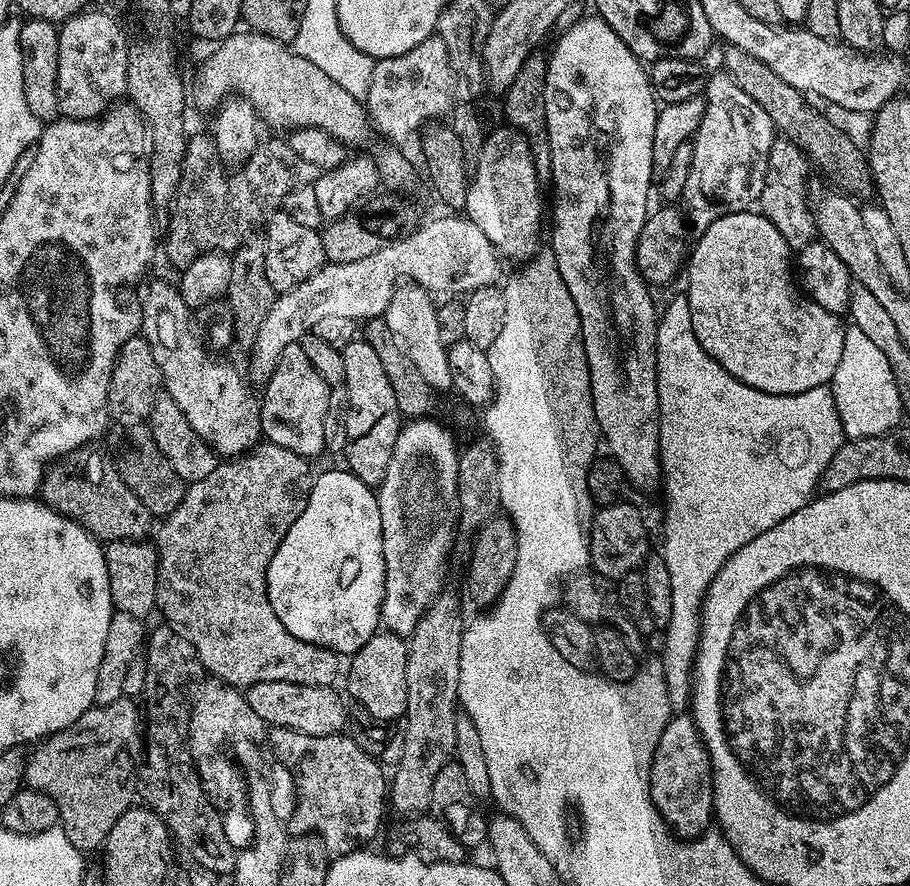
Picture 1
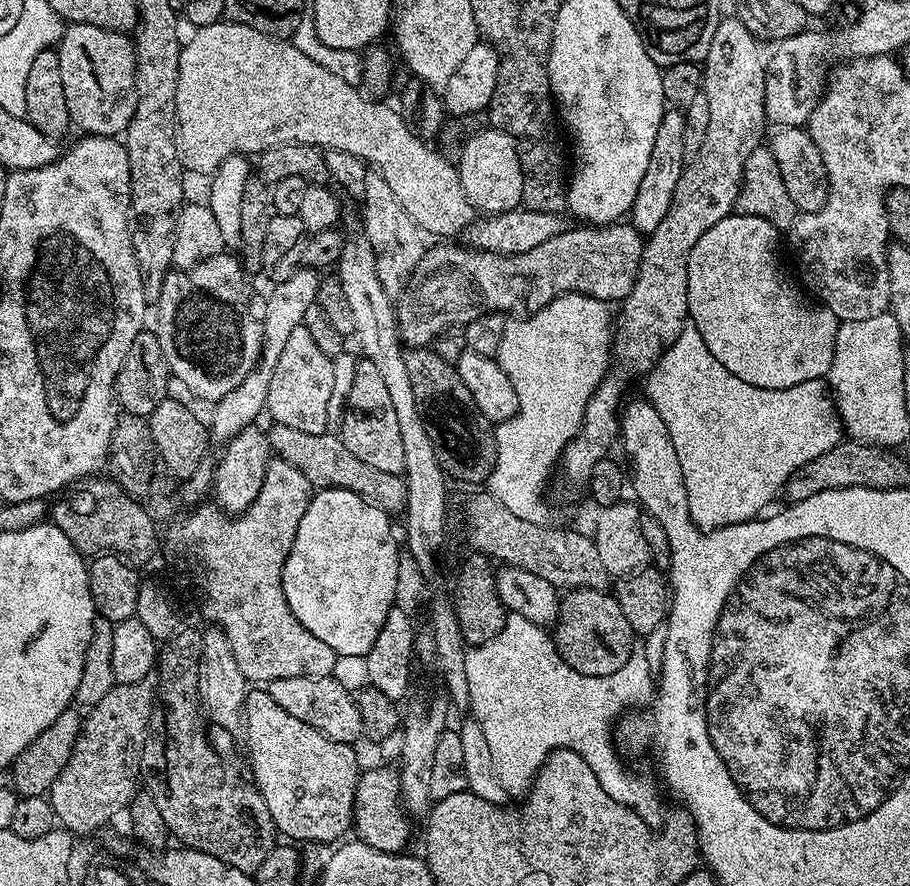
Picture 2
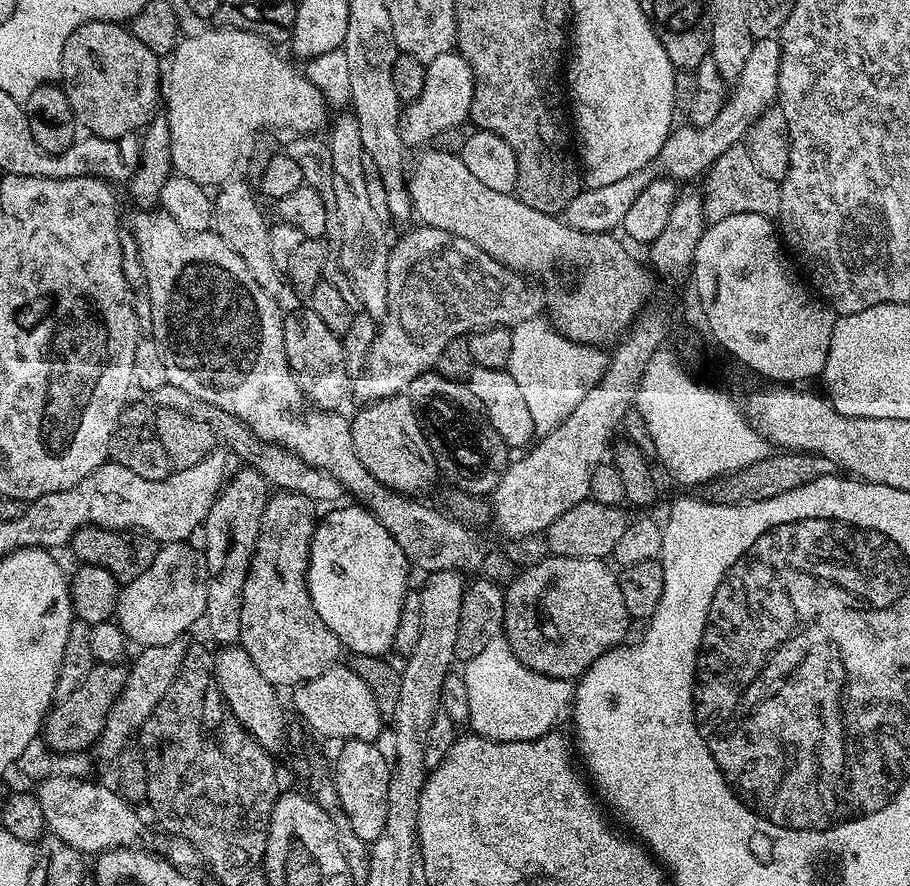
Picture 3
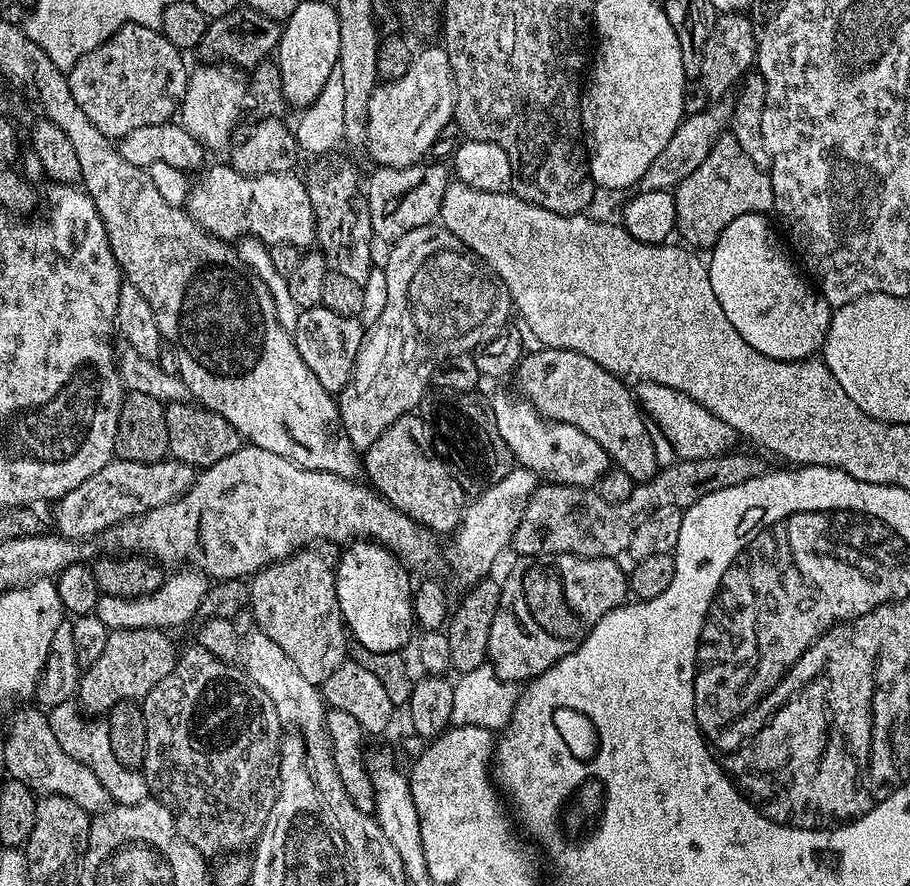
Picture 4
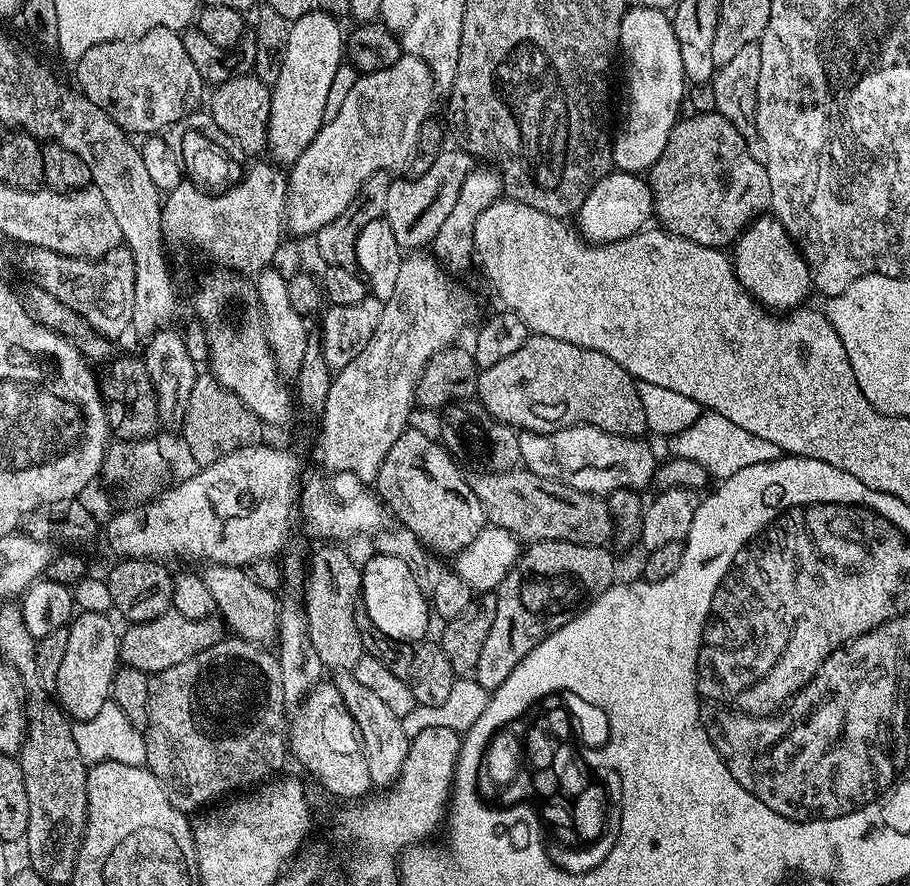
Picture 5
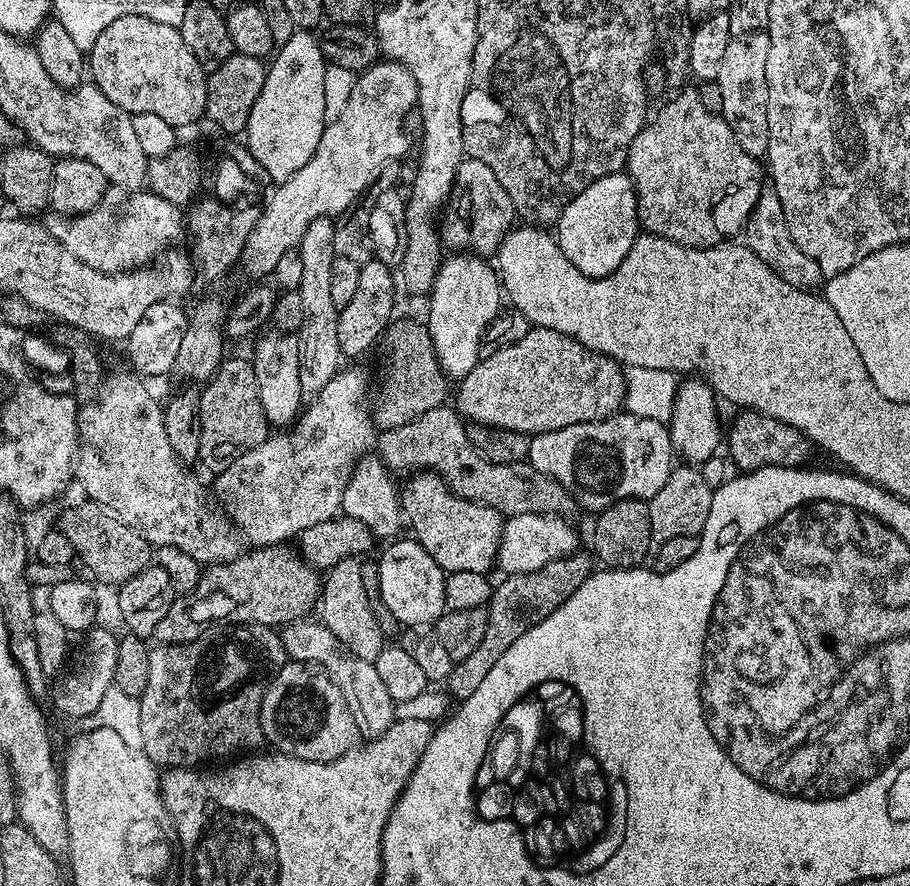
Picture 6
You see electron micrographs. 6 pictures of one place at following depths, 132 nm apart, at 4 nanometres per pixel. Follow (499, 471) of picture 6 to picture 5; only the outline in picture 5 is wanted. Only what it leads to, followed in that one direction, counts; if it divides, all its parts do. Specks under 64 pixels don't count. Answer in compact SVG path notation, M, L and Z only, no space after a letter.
M517 466L511 472L476 470L470 483L474 494L482 502L489 525L511 532L524 542L537 540L561 540L582 546L607 545L613 539L612 515L607 499L591 492L574 490L557 480L542 478Z

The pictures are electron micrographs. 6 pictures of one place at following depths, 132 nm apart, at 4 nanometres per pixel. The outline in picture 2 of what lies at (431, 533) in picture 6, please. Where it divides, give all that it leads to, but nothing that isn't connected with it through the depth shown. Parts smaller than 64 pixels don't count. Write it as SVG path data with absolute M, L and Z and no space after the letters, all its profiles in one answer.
M363 358L356 361L354 386L350 386L348 408L344 411L344 421L338 435L346 450L355 454L361 462L367 462L386 474L399 476L403 473L402 436L398 430L397 415L390 402L390 390L386 390L386 382L382 379L382 373L374 367L374 362Z

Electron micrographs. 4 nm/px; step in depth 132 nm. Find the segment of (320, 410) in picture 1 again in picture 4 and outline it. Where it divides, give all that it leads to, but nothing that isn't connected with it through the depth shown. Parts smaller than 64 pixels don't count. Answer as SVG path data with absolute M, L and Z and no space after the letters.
M323 306L303 309L296 327L291 329L292 341L296 343L298 354L302 354L302 362L310 366L314 378L333 394L339 394L350 382L365 331L365 325L357 317L334 314L334 310Z

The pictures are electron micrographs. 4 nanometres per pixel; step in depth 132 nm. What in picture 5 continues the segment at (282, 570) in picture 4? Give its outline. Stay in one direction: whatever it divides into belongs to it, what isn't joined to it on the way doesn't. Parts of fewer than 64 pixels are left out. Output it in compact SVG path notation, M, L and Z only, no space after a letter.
M320 546L316 553L311 553L310 567L306 572L306 583L302 589L305 618L308 623L308 643L318 654L321 665L325 669L340 668L336 670L352 670L365 655L366 642L360 638L360 628L356 625L356 612L358 616L358 601L360 600L360 574L361 569L355 564L340 546Z

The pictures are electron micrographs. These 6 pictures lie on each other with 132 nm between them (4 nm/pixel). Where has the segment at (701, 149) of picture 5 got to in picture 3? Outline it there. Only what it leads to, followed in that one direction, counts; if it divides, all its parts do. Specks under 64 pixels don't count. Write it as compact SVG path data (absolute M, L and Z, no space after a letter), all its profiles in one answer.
M743 143L730 146L722 158L718 158L708 169L703 177L702 195L704 197L704 214L709 221L730 218L730 214L762 214L769 218L776 218L780 215L780 186L777 181L766 178L758 166L754 166L754 158L750 155Z

